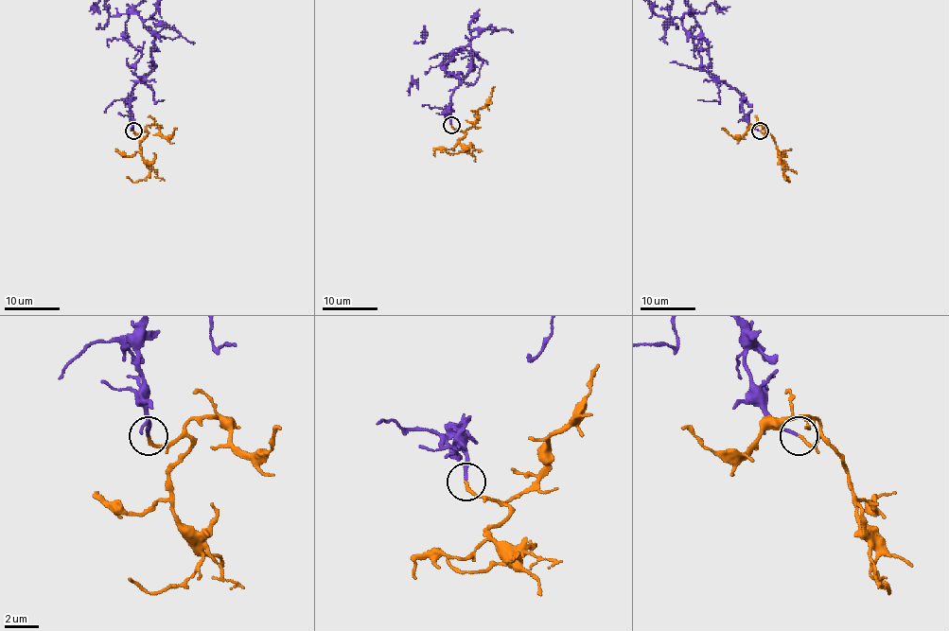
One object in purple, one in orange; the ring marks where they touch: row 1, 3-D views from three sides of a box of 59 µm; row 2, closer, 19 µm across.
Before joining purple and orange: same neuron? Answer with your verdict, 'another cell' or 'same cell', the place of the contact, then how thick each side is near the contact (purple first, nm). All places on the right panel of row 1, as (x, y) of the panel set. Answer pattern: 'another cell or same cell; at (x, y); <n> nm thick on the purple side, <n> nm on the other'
same cell; at (760, 131); 180 nm thick on the purple side, 190 nm on the other

